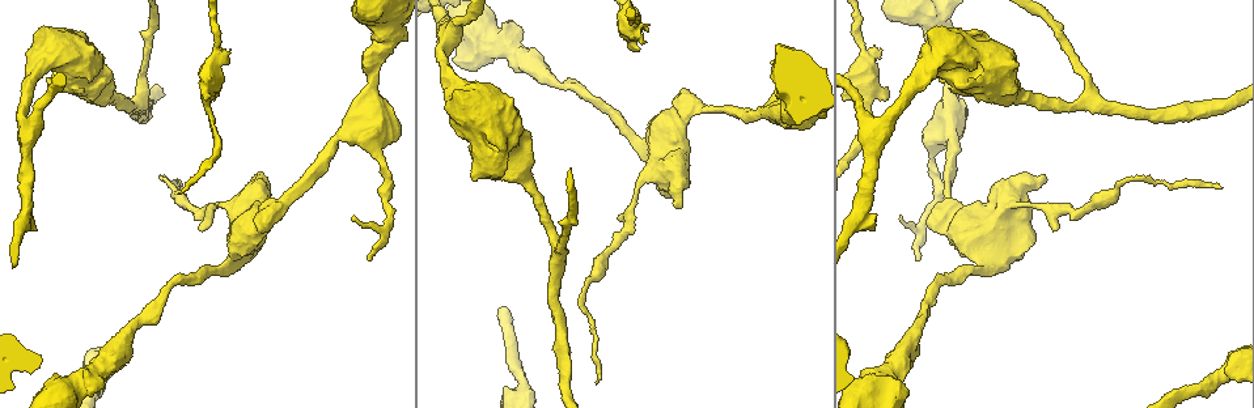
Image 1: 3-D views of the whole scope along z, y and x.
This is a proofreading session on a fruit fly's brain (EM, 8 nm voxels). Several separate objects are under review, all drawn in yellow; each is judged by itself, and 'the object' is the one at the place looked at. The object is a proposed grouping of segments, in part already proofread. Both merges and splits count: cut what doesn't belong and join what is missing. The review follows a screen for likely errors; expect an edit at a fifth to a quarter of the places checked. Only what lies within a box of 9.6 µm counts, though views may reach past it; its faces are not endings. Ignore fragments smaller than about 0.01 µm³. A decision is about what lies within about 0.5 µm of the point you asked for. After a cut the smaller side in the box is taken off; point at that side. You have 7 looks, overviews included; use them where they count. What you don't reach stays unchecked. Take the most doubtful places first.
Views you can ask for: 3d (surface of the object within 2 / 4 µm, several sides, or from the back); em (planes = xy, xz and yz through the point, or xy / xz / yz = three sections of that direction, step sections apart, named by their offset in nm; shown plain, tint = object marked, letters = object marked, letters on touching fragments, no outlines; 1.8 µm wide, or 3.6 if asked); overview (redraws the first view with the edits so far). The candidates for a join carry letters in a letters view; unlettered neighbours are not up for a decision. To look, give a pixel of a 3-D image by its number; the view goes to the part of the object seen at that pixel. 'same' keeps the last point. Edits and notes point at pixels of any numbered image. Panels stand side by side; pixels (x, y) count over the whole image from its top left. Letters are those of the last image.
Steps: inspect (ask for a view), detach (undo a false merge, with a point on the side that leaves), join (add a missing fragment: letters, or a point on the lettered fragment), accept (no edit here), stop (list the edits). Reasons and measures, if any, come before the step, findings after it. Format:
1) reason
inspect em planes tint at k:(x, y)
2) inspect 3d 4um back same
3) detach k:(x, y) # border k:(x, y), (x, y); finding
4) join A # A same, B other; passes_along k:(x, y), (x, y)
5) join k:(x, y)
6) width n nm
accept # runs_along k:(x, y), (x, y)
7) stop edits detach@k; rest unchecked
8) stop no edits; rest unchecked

three arms meet
inspect em planes plain at 1:(1085, 102)

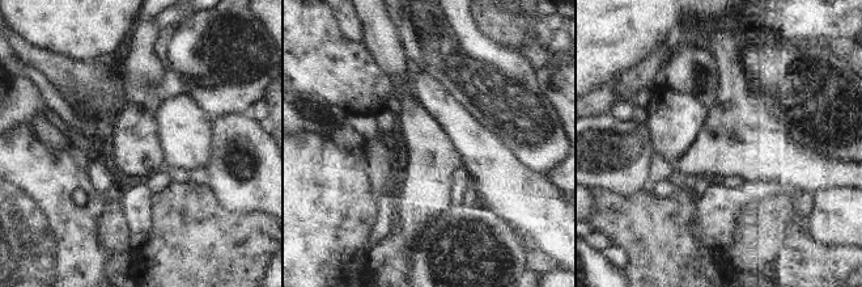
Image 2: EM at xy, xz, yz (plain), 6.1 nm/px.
inspect em planes letters same

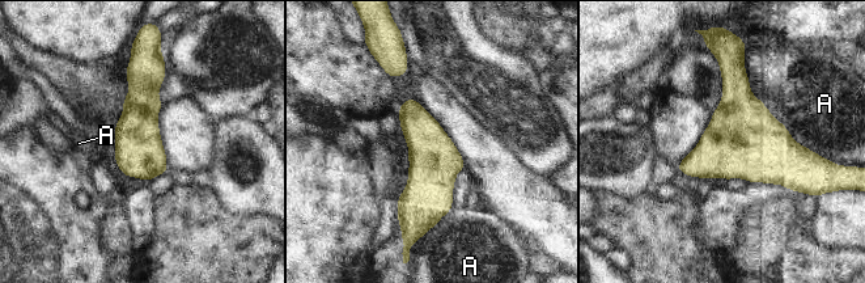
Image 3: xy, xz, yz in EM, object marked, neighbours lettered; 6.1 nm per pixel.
accept # A other; border 3:(743, 58), (750, 91), (815, 153); all the same cell

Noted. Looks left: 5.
branch stops here
inspect em yz step 8 letters at 1:(1220, 187)

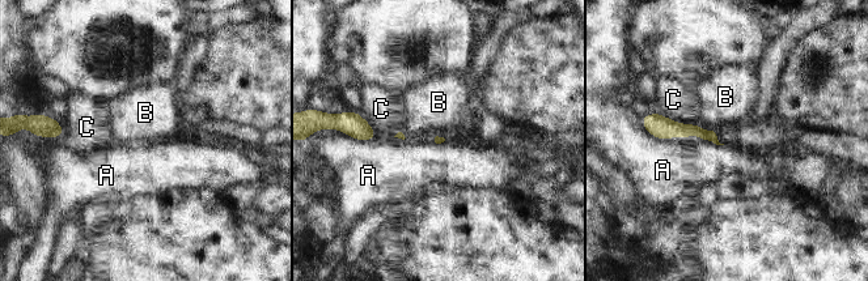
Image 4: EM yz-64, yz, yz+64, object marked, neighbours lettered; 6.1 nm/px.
accept # A other, B other, C other; runs_along 4:(657, 119), (712, 137); no lettered fragment goes on from it

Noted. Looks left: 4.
thin end
inspect em planes tint at 1:(920, 259)

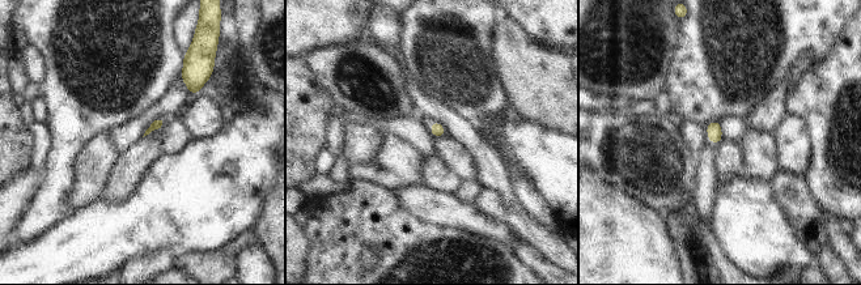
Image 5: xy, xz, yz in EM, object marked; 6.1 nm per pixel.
what lies round it
inspect em planes letters same

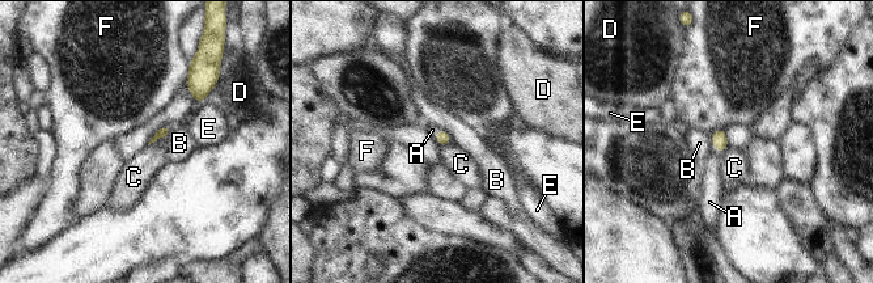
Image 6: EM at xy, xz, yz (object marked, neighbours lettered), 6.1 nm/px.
join 6:(712, 188) # A same, B other, C other, D other, E other, F other; passes_along 6:(720, 140), (713, 147), (712, 188); it goes on there

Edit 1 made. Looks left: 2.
stop edits join@6; rest unchecked

